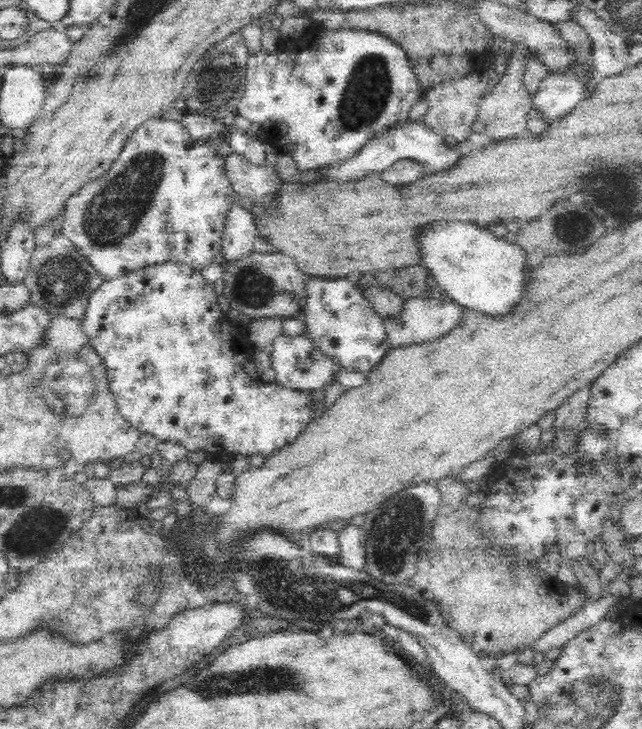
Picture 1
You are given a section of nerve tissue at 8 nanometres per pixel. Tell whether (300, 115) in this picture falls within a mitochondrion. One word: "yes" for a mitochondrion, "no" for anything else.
no

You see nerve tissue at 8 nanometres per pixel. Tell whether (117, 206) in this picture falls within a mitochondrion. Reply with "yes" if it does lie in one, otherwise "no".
yes

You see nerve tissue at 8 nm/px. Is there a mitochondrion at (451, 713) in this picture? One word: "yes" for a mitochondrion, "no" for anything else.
no

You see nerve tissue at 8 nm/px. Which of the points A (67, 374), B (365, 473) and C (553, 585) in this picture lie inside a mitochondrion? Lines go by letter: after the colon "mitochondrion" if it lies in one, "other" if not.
A: mitochondrion
B: other
C: other

